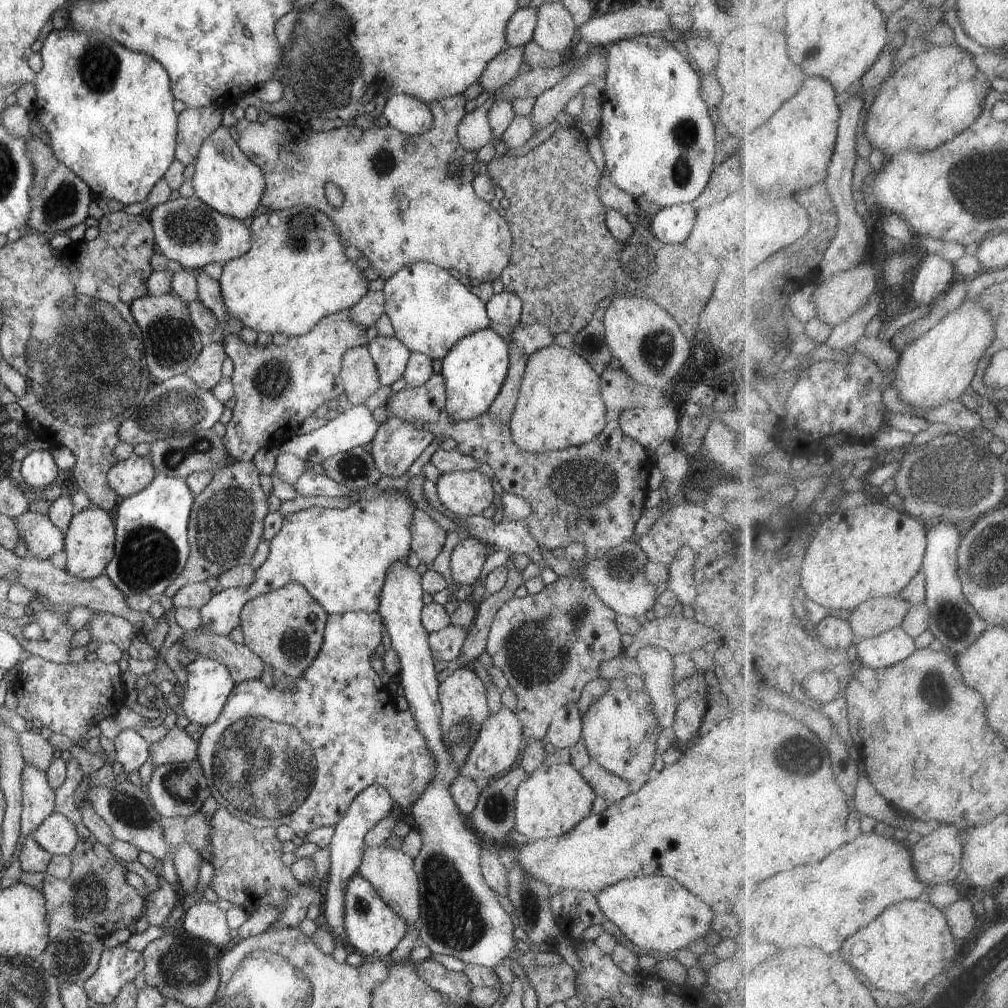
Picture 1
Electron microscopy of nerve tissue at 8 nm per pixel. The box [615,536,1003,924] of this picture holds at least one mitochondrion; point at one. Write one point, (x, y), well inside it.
(955, 618)

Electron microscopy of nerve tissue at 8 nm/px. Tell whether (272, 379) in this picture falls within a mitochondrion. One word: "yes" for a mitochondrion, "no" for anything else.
yes

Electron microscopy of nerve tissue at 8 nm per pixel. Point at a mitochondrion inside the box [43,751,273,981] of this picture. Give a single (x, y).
(89, 897)

